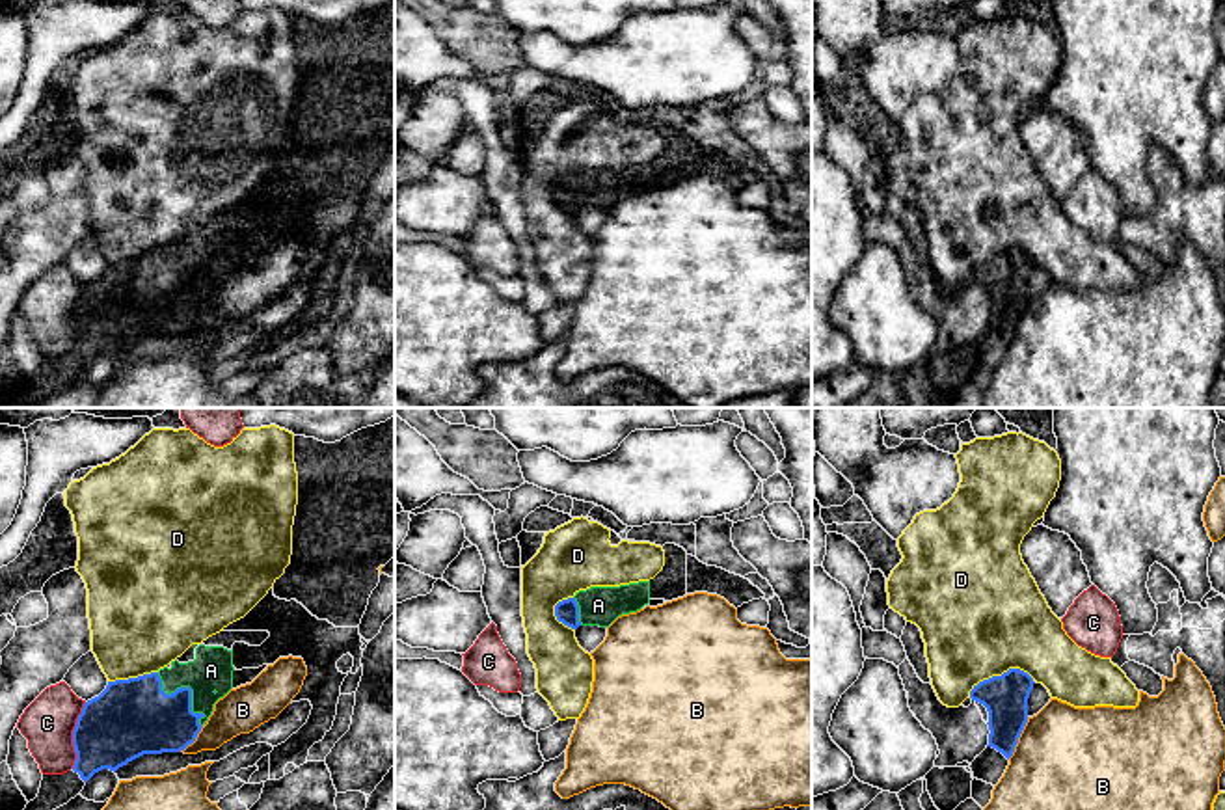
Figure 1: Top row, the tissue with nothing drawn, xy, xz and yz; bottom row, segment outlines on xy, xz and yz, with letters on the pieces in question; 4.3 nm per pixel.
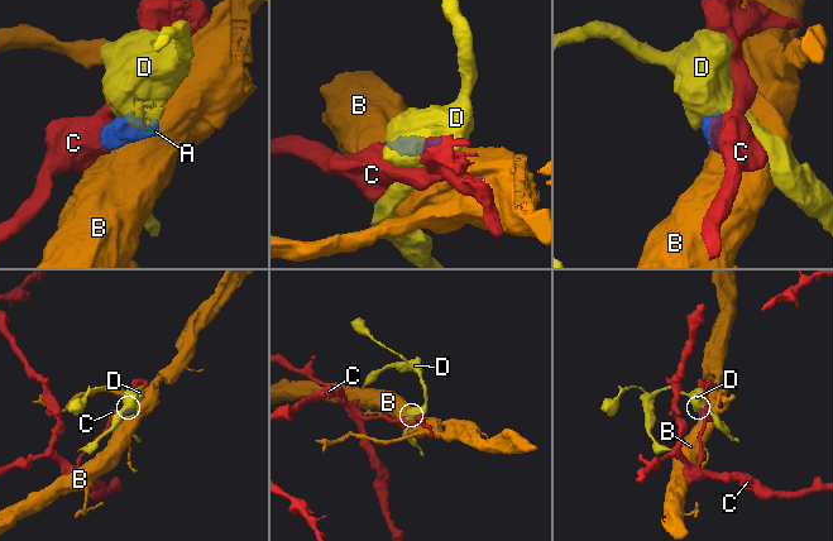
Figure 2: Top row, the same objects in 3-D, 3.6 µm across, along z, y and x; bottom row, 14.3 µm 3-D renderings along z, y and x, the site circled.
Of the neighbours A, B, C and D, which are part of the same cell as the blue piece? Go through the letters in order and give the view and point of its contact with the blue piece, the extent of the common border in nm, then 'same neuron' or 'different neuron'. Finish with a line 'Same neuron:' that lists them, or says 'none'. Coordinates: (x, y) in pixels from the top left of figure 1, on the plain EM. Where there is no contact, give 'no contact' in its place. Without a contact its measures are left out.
A: contact xy (188, 270); length 300 nm; same neuron
B: contact yz (1019, 319); length 200 nm; different neuron
C: contact xy (73, 319); length 300 nm; different neuron
D: contact yz (998, 259); length 300 nm; different neuron
Same neuron: A

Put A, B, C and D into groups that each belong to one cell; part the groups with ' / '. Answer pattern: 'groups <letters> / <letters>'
groups A / B / C / D

